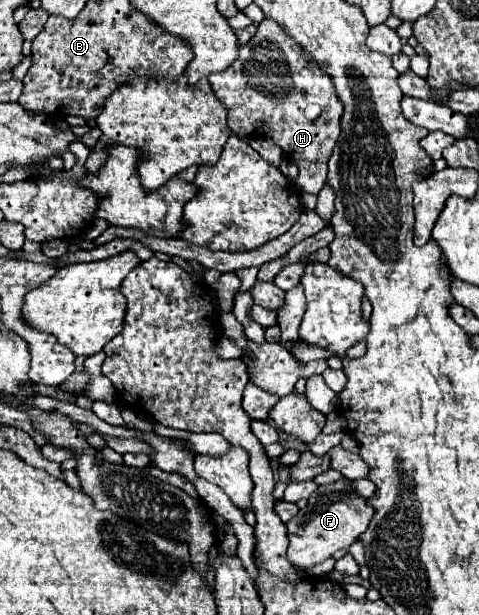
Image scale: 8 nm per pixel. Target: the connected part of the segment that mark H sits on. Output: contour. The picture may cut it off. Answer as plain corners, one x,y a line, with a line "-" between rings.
262,20
248,44
238,48
236,60
226,70
210,76
210,84
218,100
228,108
228,126
236,136
270,136
284,154
298,164
300,172
296,186
310,194
318,194
322,190
326,182
326,164
332,156
336,138
340,136
340,116
344,106
338,100
330,76
320,70
314,58
306,58
306,52
294,38
290,38
274,20

